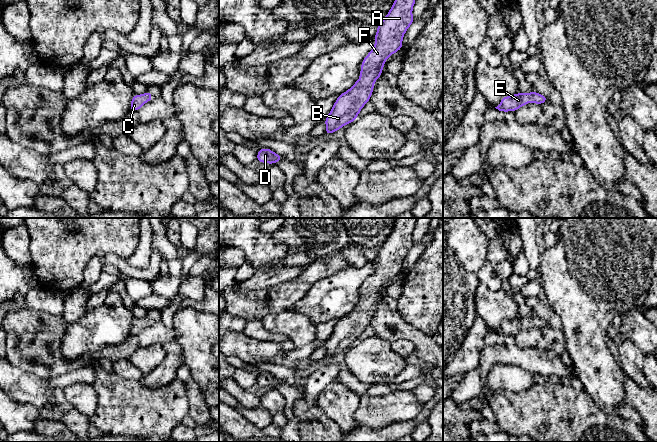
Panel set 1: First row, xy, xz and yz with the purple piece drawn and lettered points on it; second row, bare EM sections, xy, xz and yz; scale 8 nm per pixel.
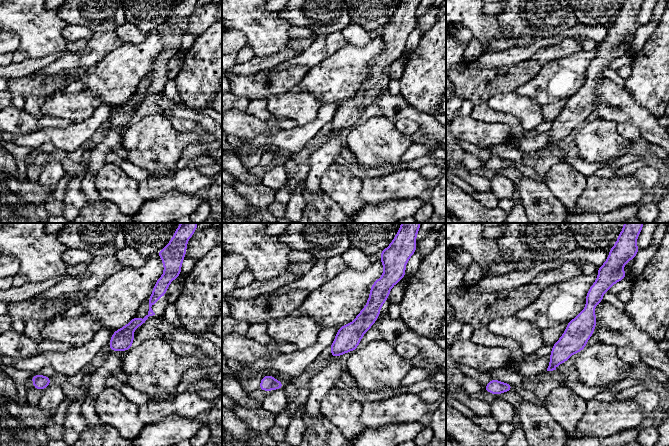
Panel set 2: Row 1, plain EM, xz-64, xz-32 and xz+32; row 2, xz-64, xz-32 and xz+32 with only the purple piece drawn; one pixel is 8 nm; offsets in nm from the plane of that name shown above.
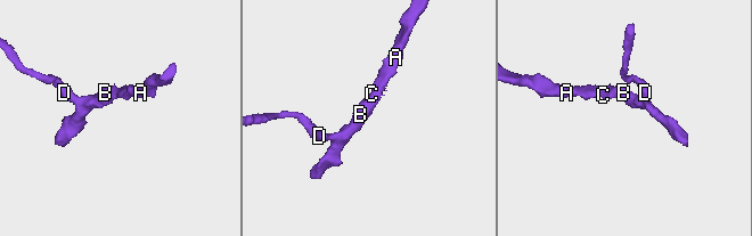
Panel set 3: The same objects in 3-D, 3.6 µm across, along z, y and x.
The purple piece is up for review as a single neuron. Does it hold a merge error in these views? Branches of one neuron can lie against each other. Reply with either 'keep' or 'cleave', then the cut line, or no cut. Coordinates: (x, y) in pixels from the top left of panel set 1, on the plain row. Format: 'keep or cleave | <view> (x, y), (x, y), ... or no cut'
keep | no cut

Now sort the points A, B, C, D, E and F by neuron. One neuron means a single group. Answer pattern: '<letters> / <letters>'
A B C D E F

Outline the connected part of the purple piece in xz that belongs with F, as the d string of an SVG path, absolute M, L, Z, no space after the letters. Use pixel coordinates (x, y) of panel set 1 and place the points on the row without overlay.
M397 218L390 235L378 247L375 271L363 283L360 303L348 315L338 320L331 336L325 342L325 359L356 344L363 330L370 324L373 308L381 300L386 283L403 271L402 262L415 244L412 232L416 221L417 218Z

